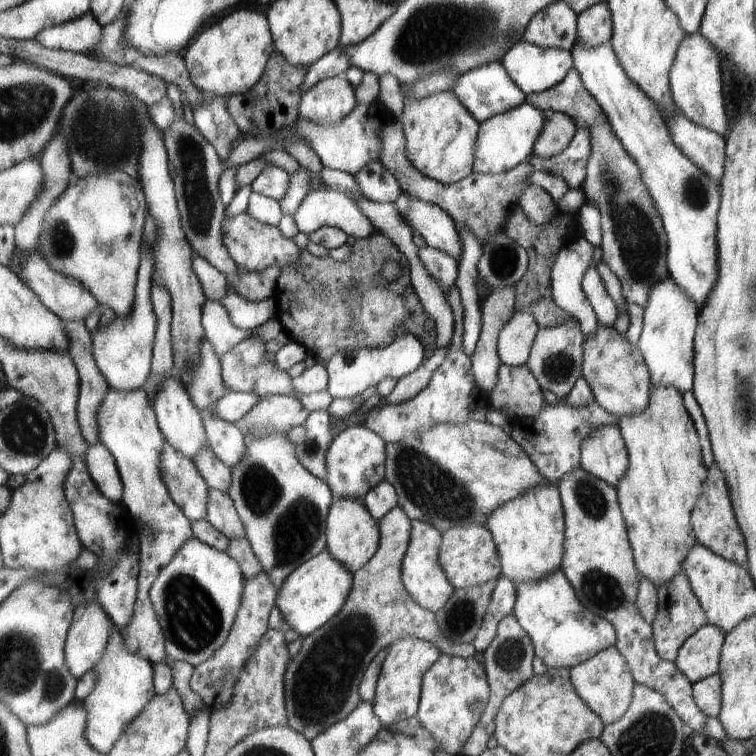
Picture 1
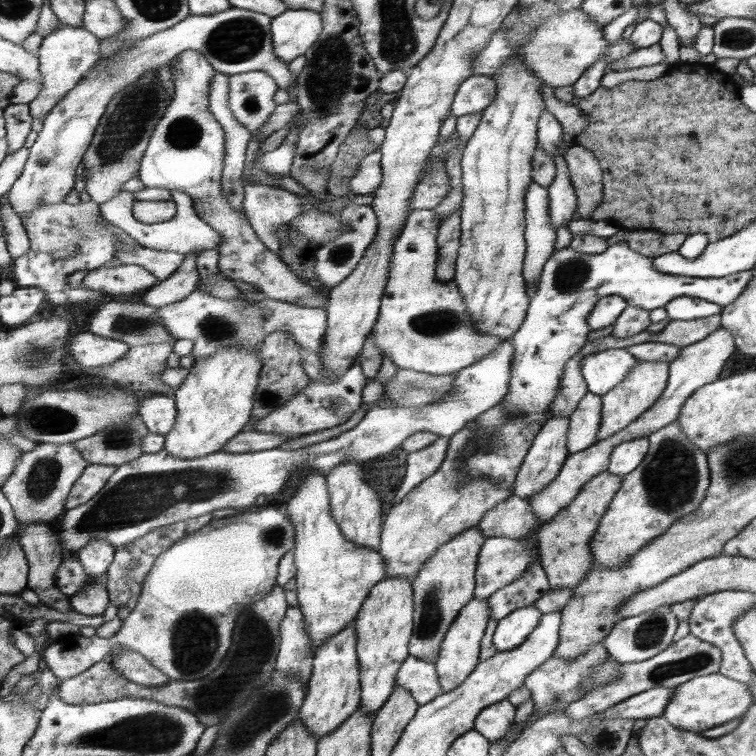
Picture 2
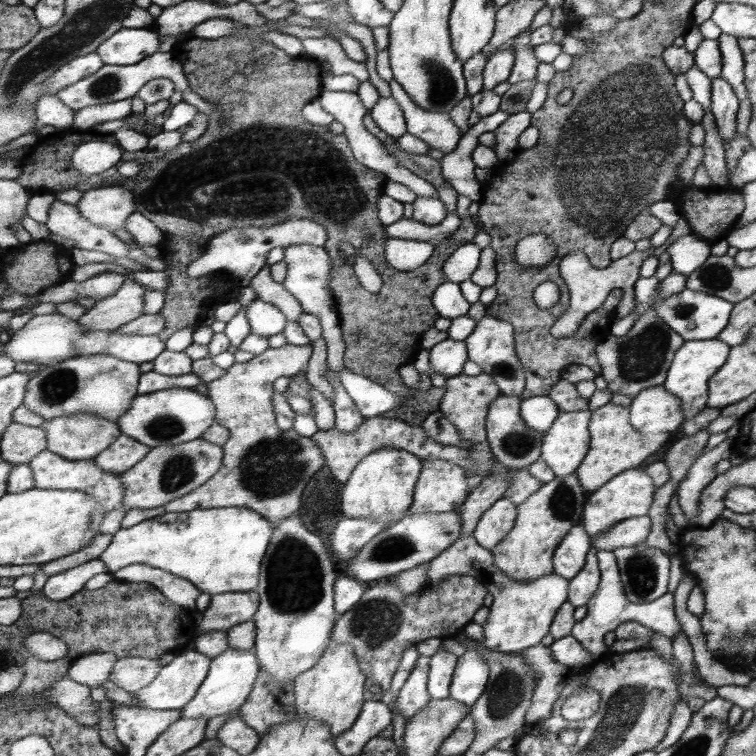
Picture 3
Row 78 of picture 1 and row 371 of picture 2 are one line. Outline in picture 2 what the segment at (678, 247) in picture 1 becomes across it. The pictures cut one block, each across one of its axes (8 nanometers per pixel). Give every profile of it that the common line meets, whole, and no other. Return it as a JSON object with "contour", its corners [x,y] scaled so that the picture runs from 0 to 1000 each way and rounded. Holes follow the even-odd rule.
{"contour":[[[804,460],[769,475],[767,493],[775,516],[799,524],[841,483],[841,476],[823,460]]]}

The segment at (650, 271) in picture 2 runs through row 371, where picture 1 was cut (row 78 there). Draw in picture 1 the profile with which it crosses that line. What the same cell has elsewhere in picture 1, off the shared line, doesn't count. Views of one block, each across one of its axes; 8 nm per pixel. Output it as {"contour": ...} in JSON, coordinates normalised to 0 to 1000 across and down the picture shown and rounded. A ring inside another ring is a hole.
{"contour":[[[687,54],[671,67],[663,82],[694,124],[710,124],[746,106],[757,90],[757,71]]]}

